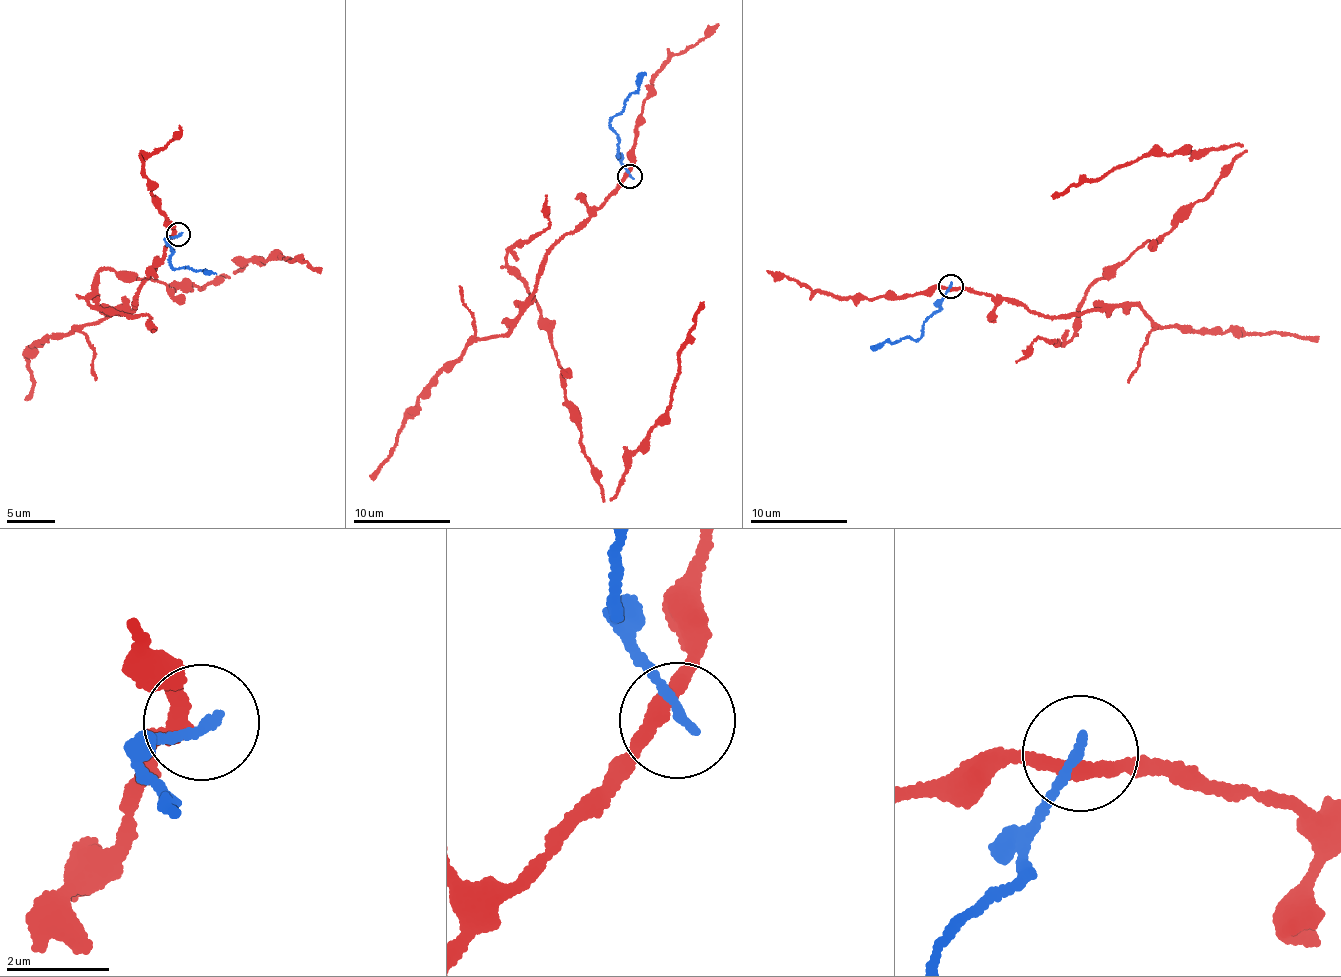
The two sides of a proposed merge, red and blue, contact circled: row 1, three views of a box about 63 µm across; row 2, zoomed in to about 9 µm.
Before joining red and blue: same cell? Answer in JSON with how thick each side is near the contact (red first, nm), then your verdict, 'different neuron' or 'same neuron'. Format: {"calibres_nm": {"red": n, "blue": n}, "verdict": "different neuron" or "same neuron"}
{"calibres_nm": {"red": 280, "blue": 190}, "verdict": "different neuron"}

